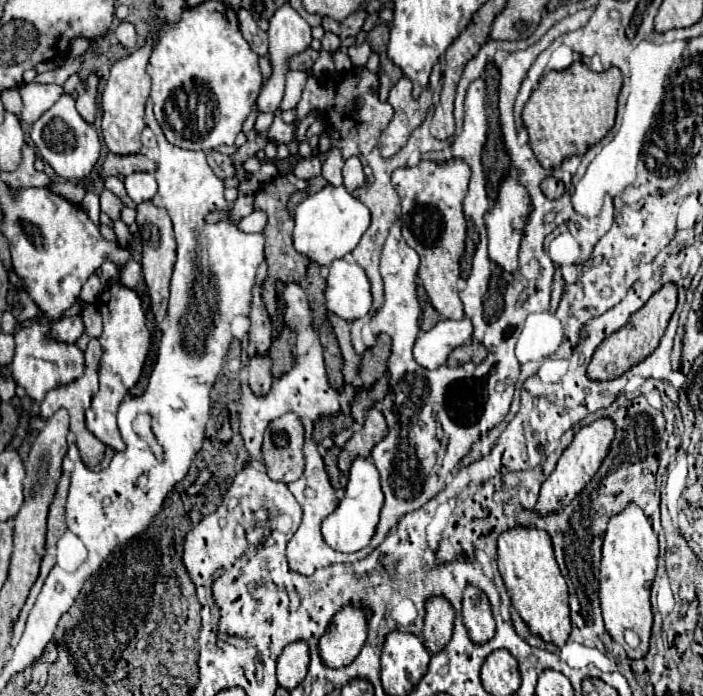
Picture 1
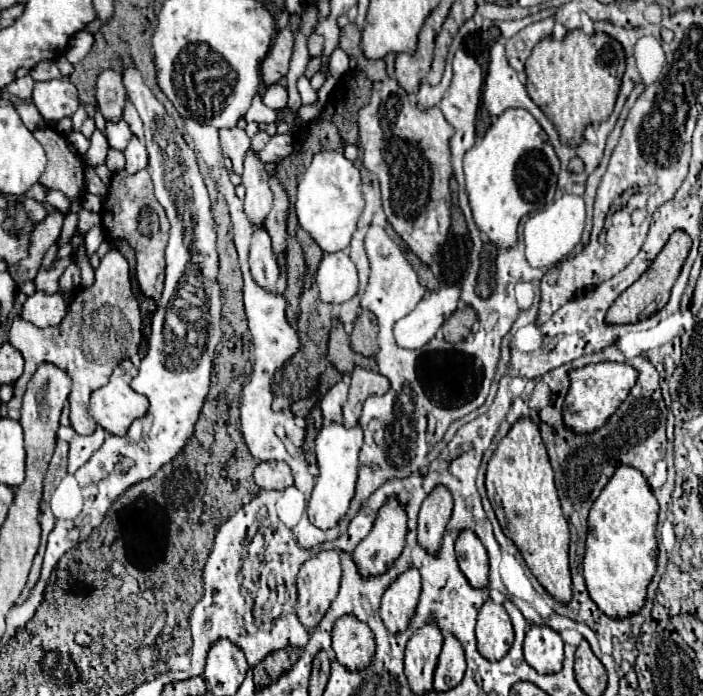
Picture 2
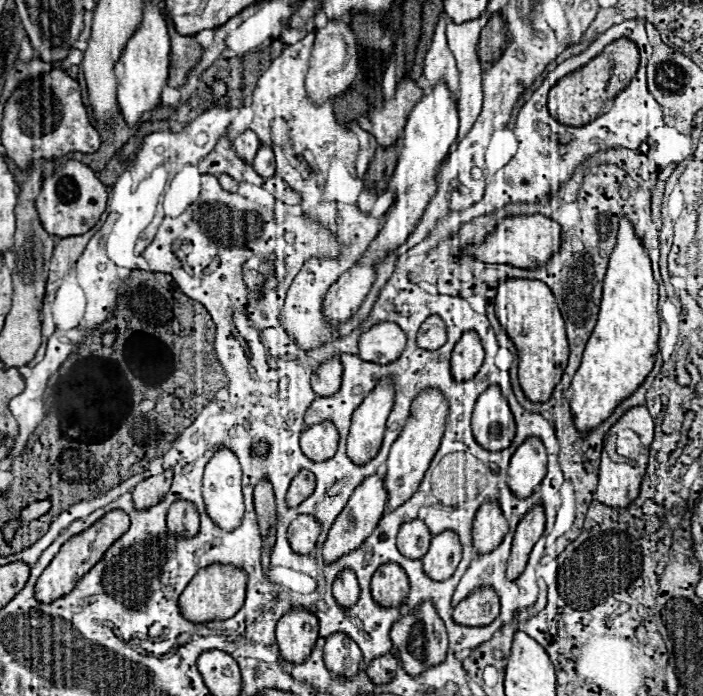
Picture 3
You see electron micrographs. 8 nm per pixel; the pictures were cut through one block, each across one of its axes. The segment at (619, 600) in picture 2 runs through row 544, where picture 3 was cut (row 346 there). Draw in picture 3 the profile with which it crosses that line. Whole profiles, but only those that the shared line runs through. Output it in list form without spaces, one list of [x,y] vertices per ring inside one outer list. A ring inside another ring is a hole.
[[[622,216],[620,226],[618,226],[616,246],[614,246],[614,252],[610,254],[610,262],[608,262],[608,270],[604,278],[598,322],[586,344],[582,364],[572,378],[570,408],[574,414],[574,424],[580,432],[590,432],[600,422],[604,422],[614,412],[614,408],[624,398],[628,398],[650,374],[654,360],[656,360],[656,352],[658,352],[658,308],[656,304],[658,304],[658,282],[652,276],[652,262],[650,262],[648,250],[644,242],[634,234],[630,220]]]

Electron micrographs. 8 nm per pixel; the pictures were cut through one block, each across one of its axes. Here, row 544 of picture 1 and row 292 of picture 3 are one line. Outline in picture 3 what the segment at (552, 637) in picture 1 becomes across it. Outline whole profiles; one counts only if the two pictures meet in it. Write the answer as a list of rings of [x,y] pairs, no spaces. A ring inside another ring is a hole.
[[[510,278],[498,286],[494,306],[500,326],[508,332],[510,340],[518,348],[518,378],[524,394],[532,402],[546,402],[564,374],[570,352],[566,340],[566,326],[552,290],[540,280]]]

